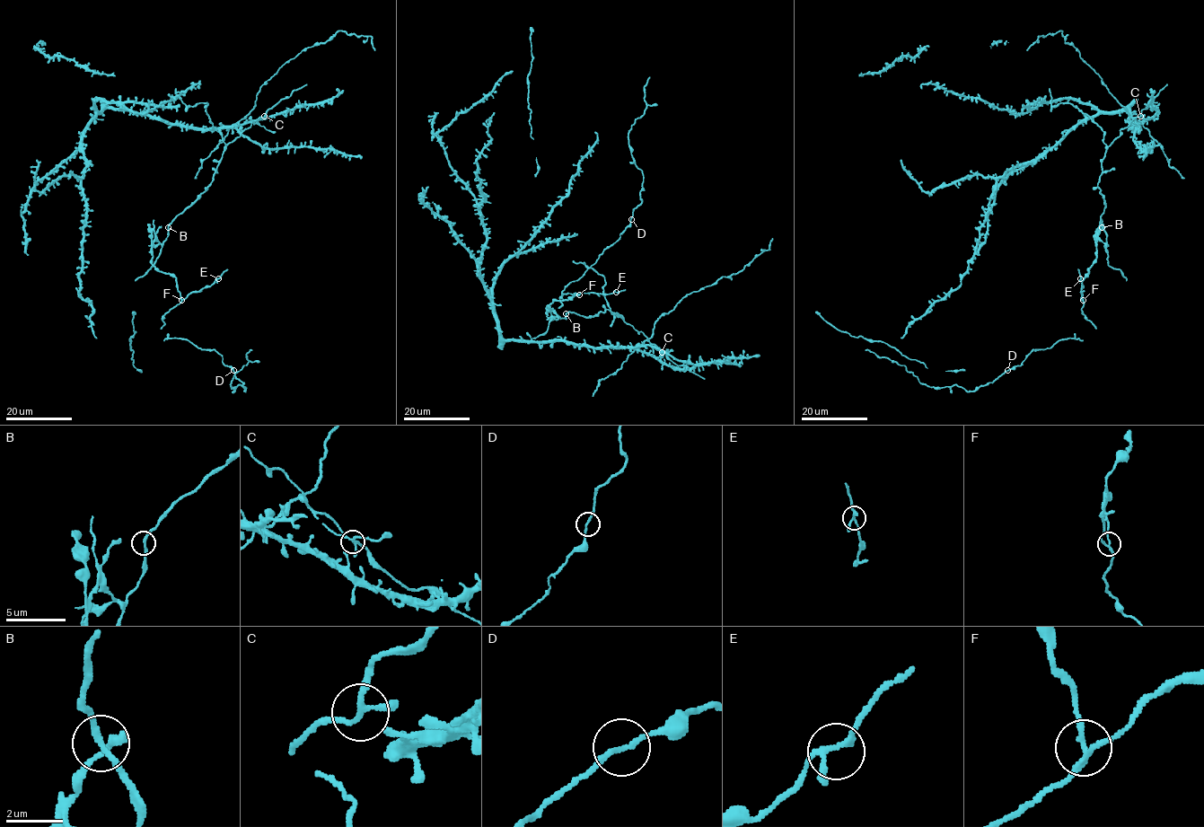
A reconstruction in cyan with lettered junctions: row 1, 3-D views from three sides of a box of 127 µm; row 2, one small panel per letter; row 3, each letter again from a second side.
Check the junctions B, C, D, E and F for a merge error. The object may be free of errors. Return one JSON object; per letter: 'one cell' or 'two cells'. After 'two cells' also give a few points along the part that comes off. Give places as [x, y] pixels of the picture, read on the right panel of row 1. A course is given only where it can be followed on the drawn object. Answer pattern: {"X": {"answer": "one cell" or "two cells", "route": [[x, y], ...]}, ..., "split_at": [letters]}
{"B": {"answer": "one cell"}, "C": {"answer": "one cell"}, "D": {"answer": "one cell"}, "E": {"answer": "one cell"}, "F": {"answer": "two cells", "route": [[1083, 300], [1081, 285], [1096, 258], [1099, 240], [1108, 252]]}, "split_at": ["F"]}

